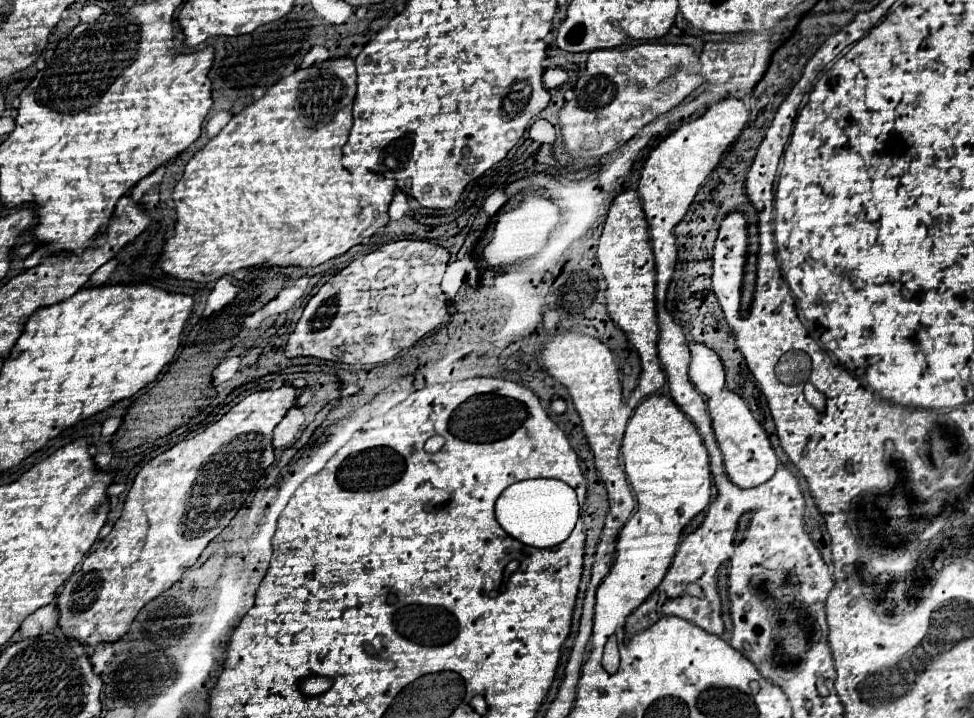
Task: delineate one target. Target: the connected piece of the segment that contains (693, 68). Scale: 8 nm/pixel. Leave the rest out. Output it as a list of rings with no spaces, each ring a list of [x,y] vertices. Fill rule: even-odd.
[[[643,43],[629,49],[601,49],[593,51],[587,57],[585,75],[577,81],[573,93],[575,97],[563,105],[559,111],[559,127],[563,149],[577,157],[601,157],[611,151],[623,147],[629,139],[633,139],[647,123],[657,119],[659,115],[677,107],[685,97],[689,97],[701,83],[701,63],[689,45],[657,45]]]

